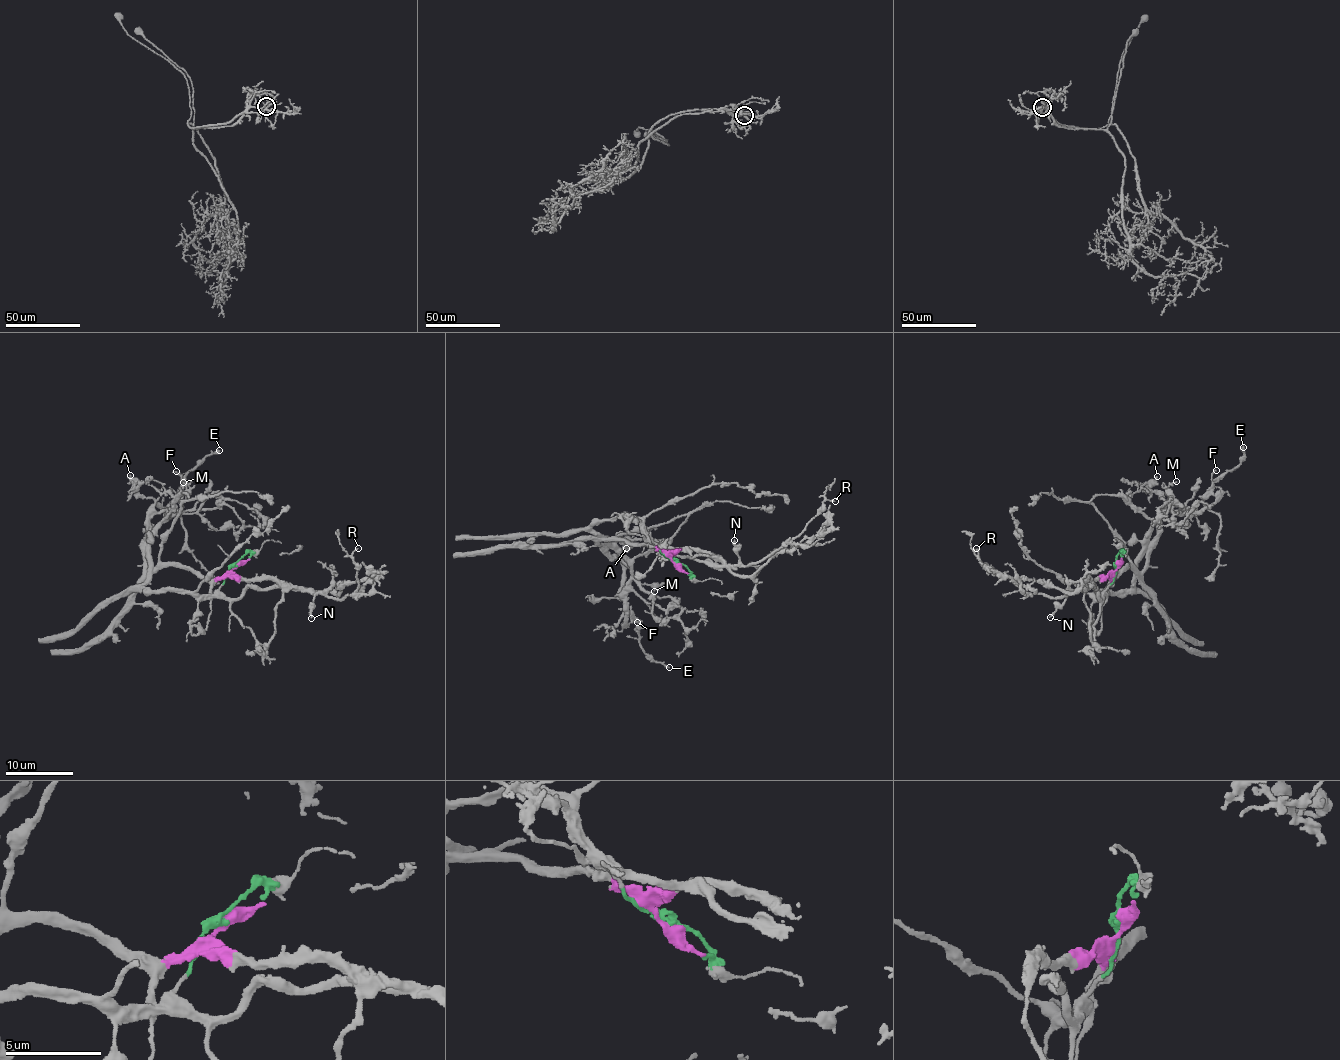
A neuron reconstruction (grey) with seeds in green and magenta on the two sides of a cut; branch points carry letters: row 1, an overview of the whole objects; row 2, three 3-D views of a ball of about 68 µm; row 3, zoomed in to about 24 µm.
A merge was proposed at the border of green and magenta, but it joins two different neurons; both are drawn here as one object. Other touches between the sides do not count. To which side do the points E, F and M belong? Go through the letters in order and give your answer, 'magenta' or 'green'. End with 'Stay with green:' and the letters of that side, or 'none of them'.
E: magenta
F: magenta
M: magenta
Stay with green: none of them

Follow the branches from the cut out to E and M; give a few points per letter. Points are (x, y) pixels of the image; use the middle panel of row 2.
E: (676, 563), (651, 546), (599, 540), (611, 556), (620, 557), (621, 599), (637, 623), (645, 652), (670, 668)
M: (676, 563), (651, 546), (599, 540), (643, 584), (657, 584), (654, 591)

